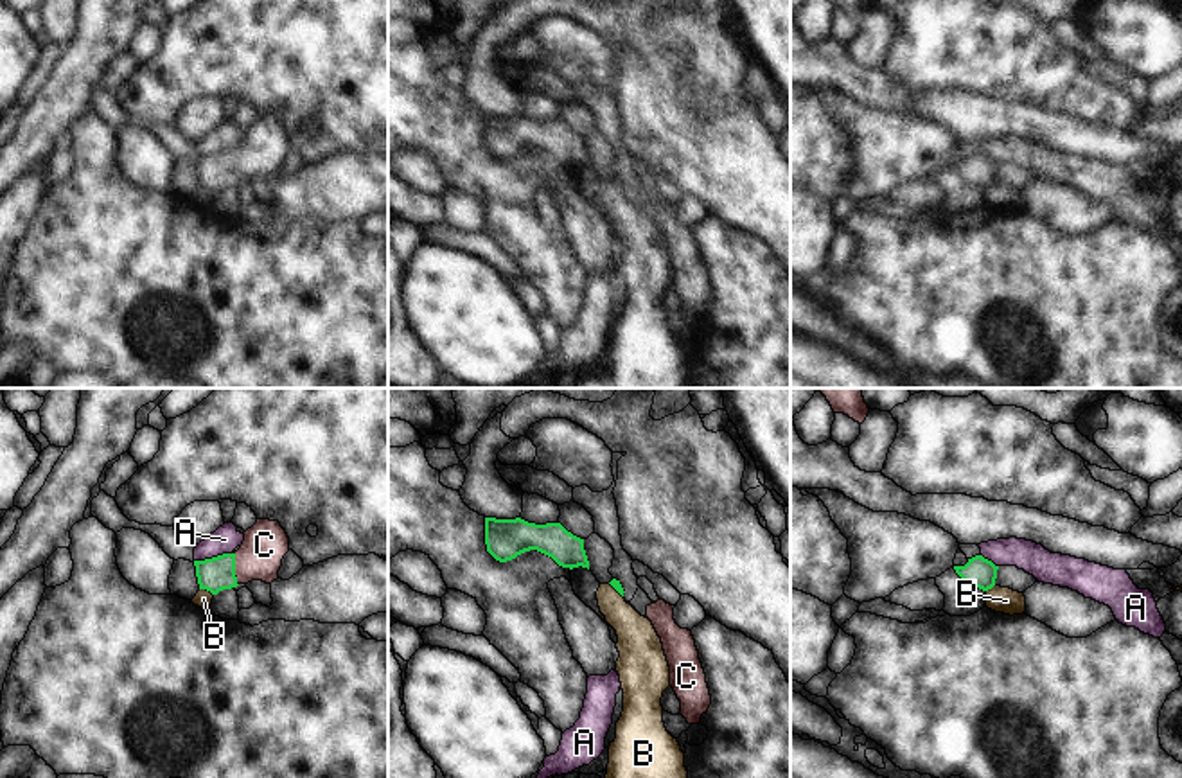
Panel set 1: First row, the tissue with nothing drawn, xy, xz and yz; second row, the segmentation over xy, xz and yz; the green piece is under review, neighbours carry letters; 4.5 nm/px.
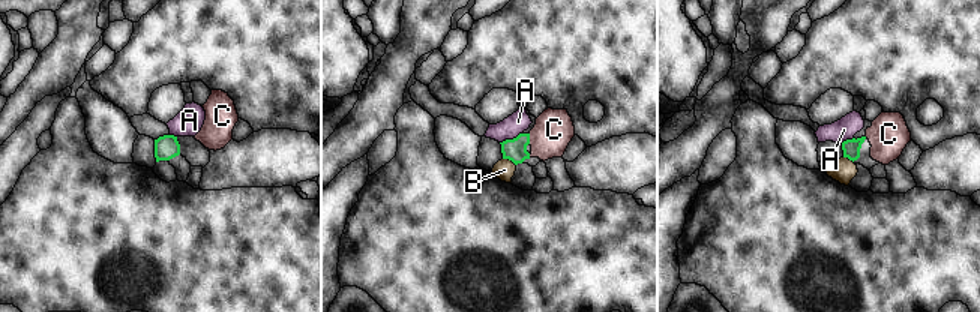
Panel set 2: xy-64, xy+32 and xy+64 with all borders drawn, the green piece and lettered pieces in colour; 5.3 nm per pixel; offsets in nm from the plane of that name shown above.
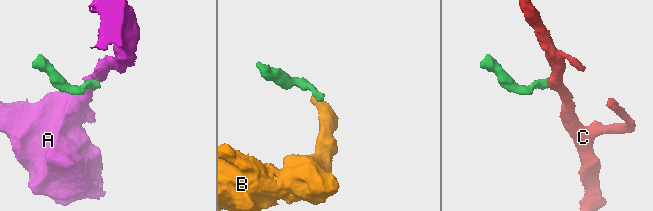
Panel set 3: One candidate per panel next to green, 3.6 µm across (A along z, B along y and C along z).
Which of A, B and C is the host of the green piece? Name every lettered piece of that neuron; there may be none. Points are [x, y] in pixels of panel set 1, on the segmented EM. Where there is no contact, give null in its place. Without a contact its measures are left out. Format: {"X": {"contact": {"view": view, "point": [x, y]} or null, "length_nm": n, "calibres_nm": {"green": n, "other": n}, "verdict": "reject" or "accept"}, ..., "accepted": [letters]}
{"A": {"contact": {"view": "xy", "point": [212, 557]}, "length_nm": 170, "calibres_nm": {"green": 150, "other": 120}, "verdict": "reject"}, "B": {"contact": {"view": "xy", "point": [207, 590]}, "length_nm": 70, "calibres_nm": {"green": 150, "other": 80}, "verdict": "reject"}, "C": {"contact": {"view": "xy", "point": [234, 570]}, "length_nm": 140, "calibres_nm": {"green": 150, "other": 200}, "verdict": "accept"}, "accepted": ["C"]}

